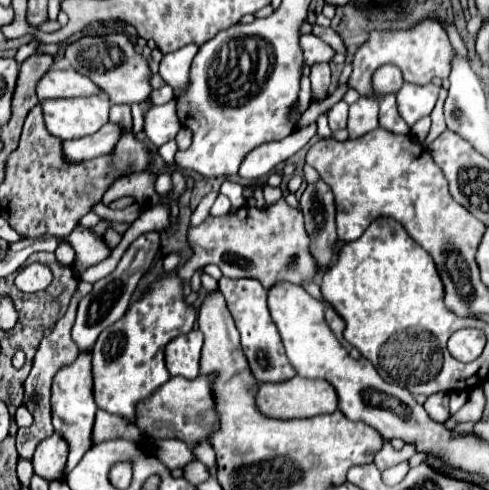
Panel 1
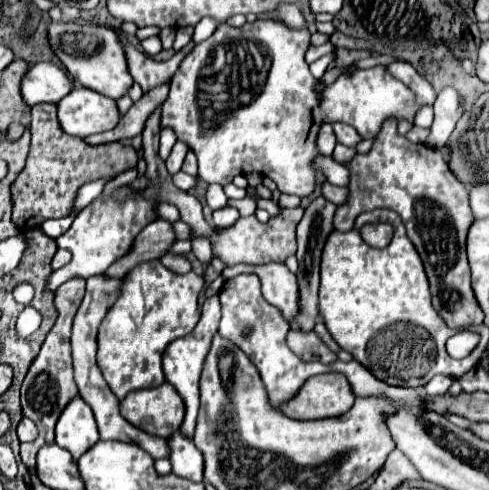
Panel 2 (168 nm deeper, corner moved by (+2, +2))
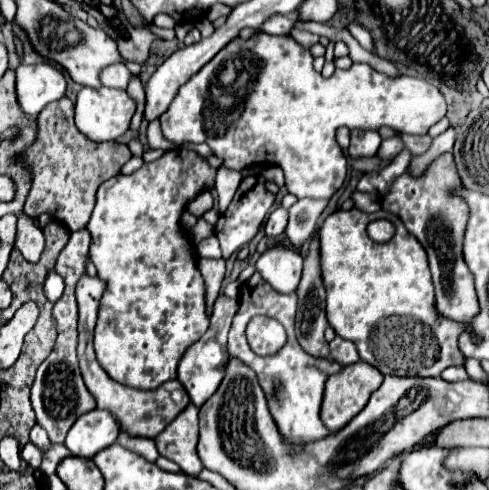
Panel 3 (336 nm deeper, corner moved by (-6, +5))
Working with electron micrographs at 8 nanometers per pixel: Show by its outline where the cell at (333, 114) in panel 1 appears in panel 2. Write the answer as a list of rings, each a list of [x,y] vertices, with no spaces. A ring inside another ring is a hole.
[[[332,123],[332,127],[334,127],[334,133],[336,133],[338,141],[344,143],[344,145],[354,147],[360,141],[360,135],[356,135],[356,129],[354,127],[350,127],[346,123]]]

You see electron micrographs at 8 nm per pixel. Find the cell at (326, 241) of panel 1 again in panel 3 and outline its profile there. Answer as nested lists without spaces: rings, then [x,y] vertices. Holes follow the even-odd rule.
[[[318,238],[312,240],[310,244],[310,252],[304,260],[304,272],[302,272],[302,280],[296,288],[298,292],[298,314],[296,314],[296,334],[298,334],[298,342],[304,348],[304,352],[308,352],[314,358],[330,358],[330,348],[328,342],[324,338],[324,330],[328,326],[326,322],[326,290],[322,286],[322,278],[320,278],[320,260],[318,260],[320,252],[318,252]]]

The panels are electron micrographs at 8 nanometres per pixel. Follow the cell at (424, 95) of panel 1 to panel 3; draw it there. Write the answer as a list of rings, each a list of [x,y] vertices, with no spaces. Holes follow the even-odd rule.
[[[350,24],[350,26],[348,26],[348,32],[358,40],[360,46],[364,46],[366,50],[374,53],[374,44],[370,32],[366,32],[360,24]]]

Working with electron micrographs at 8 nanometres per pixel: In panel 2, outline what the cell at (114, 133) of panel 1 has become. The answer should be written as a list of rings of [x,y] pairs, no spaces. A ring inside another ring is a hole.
[[[168,83],[164,87],[156,87],[156,91],[150,91],[148,95],[142,95],[140,101],[136,101],[126,115],[120,117],[118,125],[110,131],[104,133],[96,133],[86,137],[84,141],[88,145],[102,145],[102,143],[112,143],[112,141],[120,141],[120,139],[130,139],[140,135],[140,131],[144,129],[144,119],[156,109],[156,105],[160,105],[164,99],[168,97]]]

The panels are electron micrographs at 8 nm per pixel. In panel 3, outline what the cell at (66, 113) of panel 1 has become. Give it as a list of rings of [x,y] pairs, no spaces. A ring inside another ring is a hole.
[[[82,88],[76,100],[76,126],[78,130],[94,142],[116,140],[130,128],[130,120],[136,112],[136,102],[128,96],[126,90],[118,88]]]

